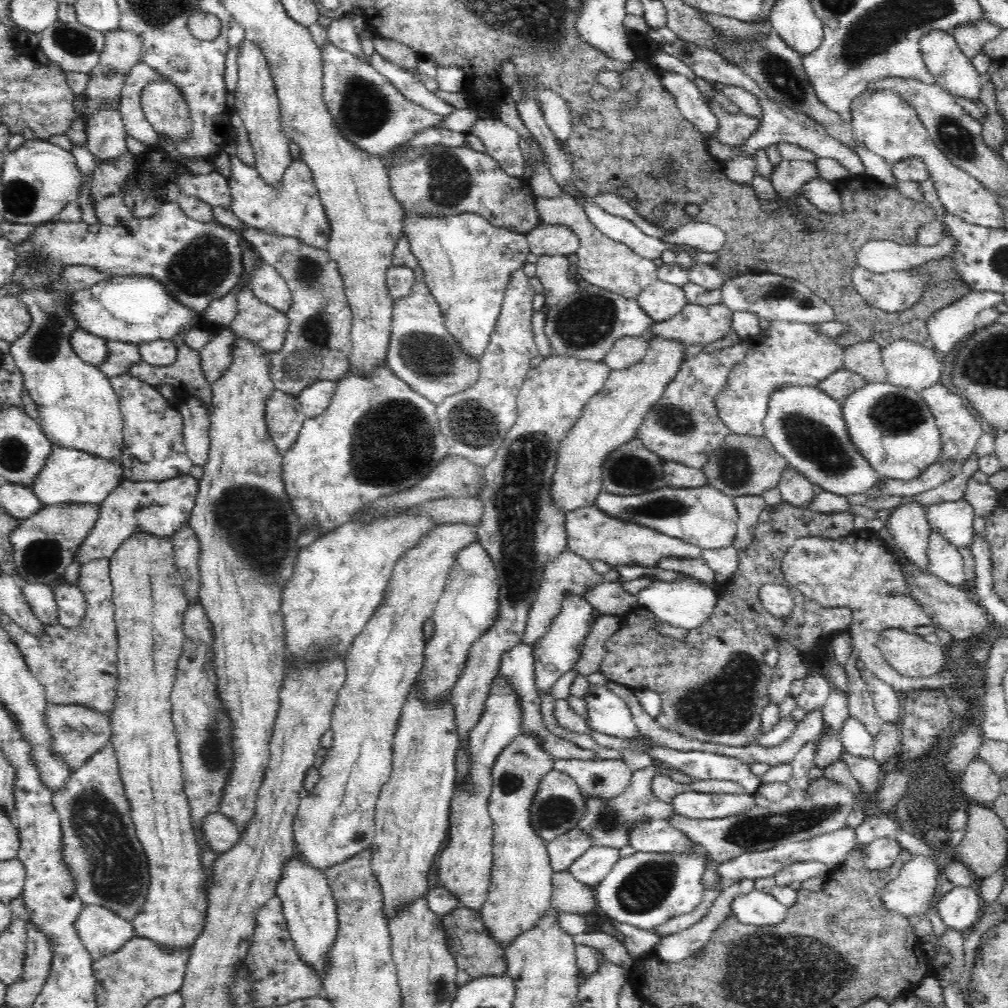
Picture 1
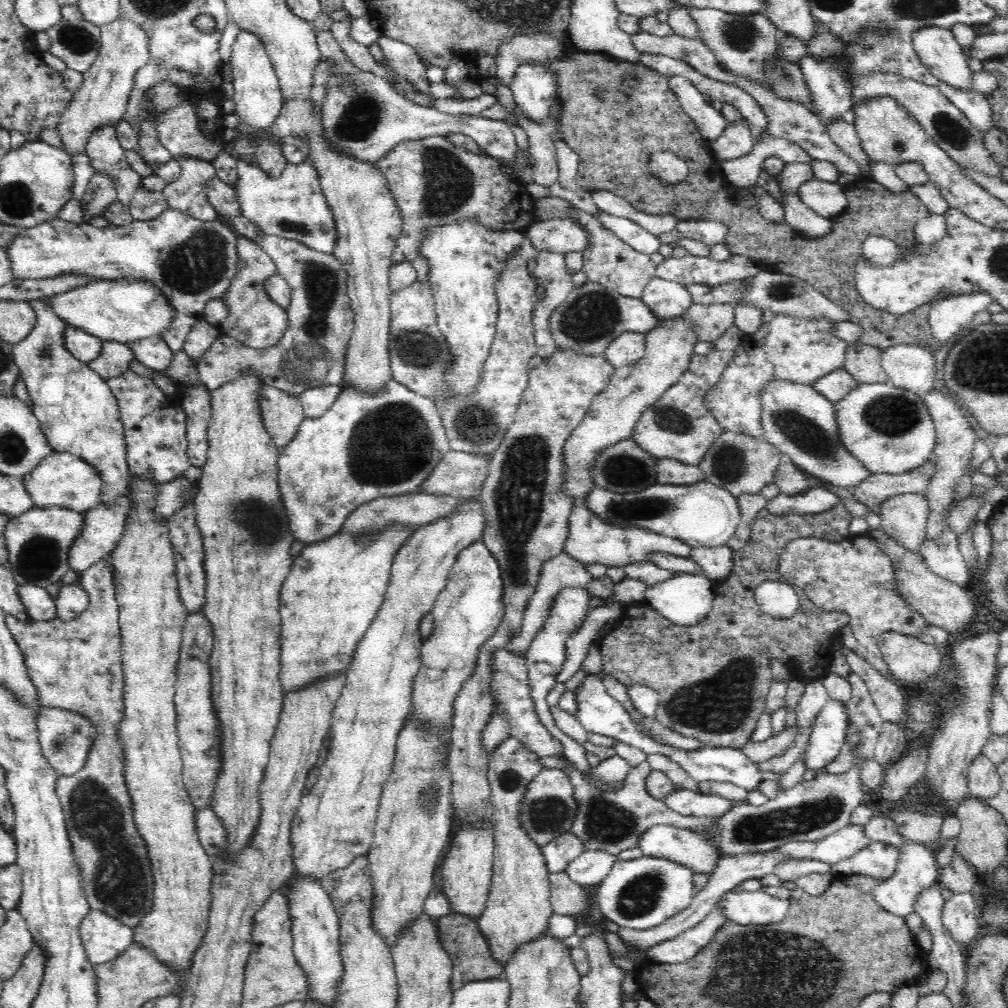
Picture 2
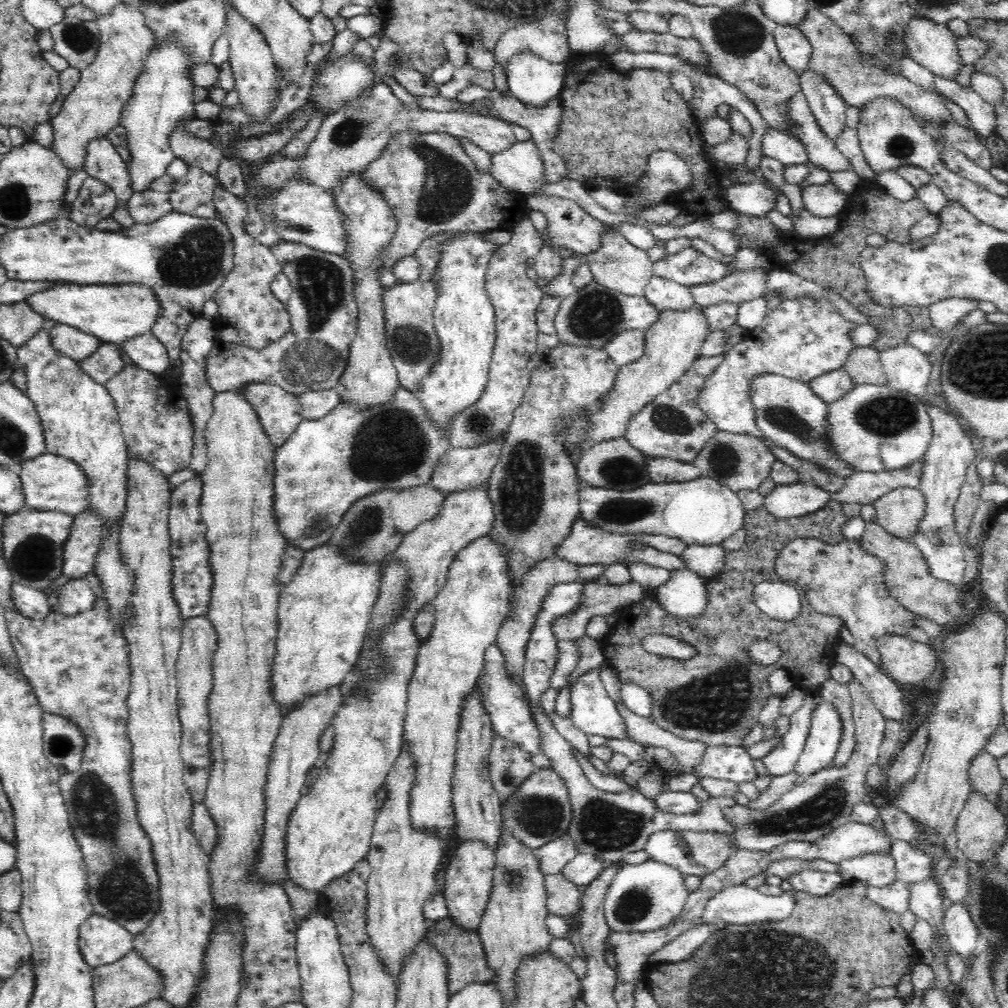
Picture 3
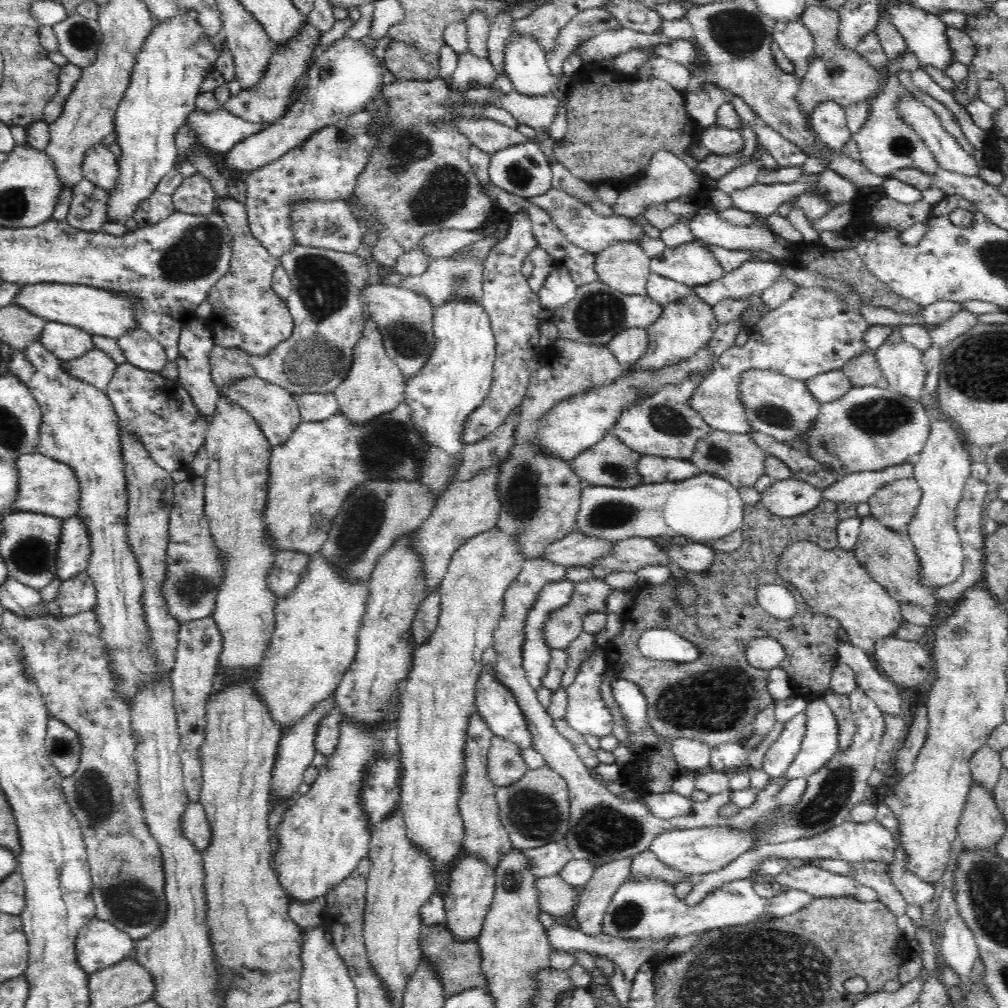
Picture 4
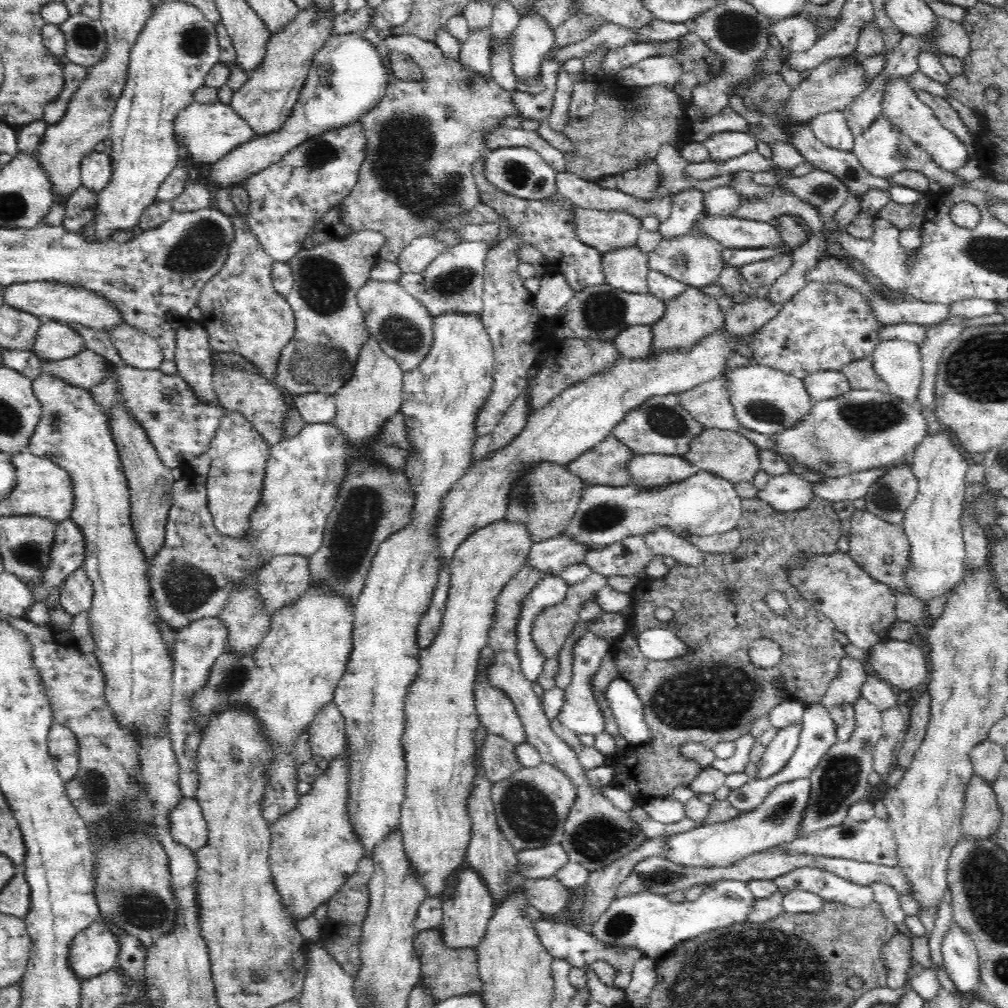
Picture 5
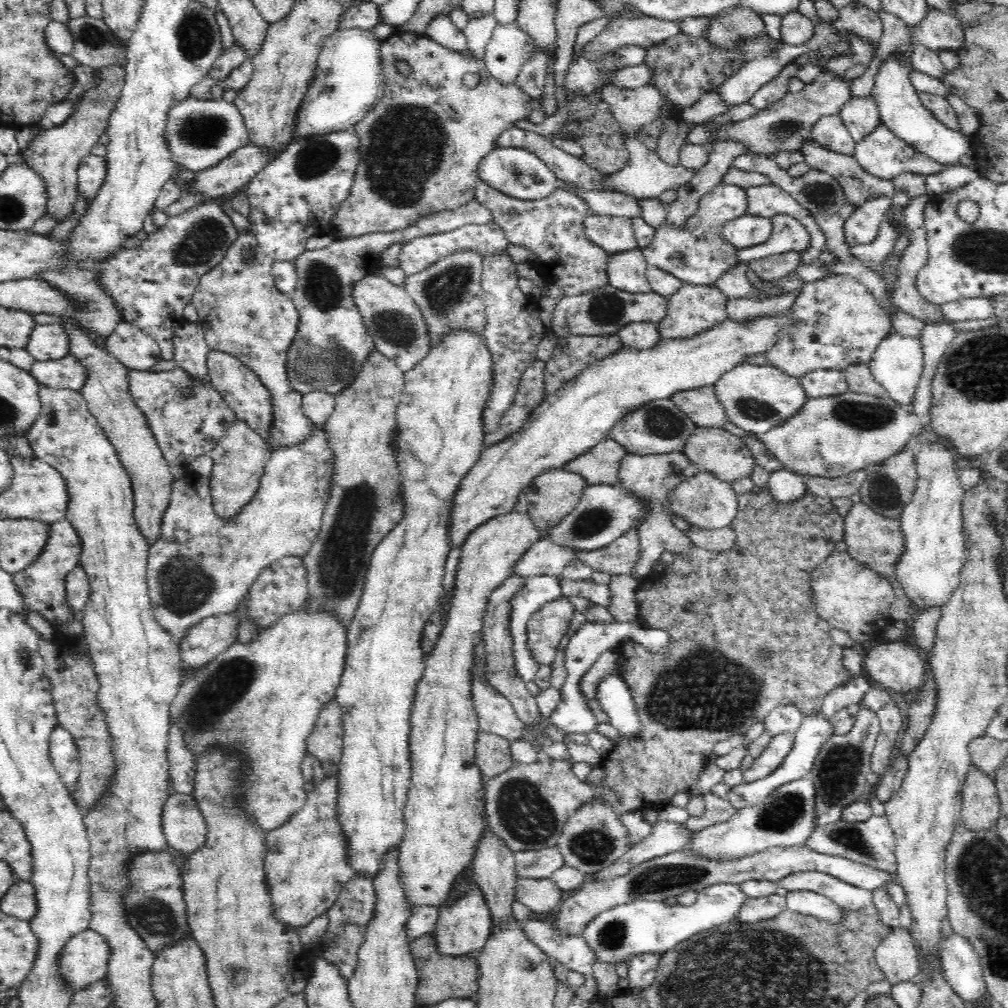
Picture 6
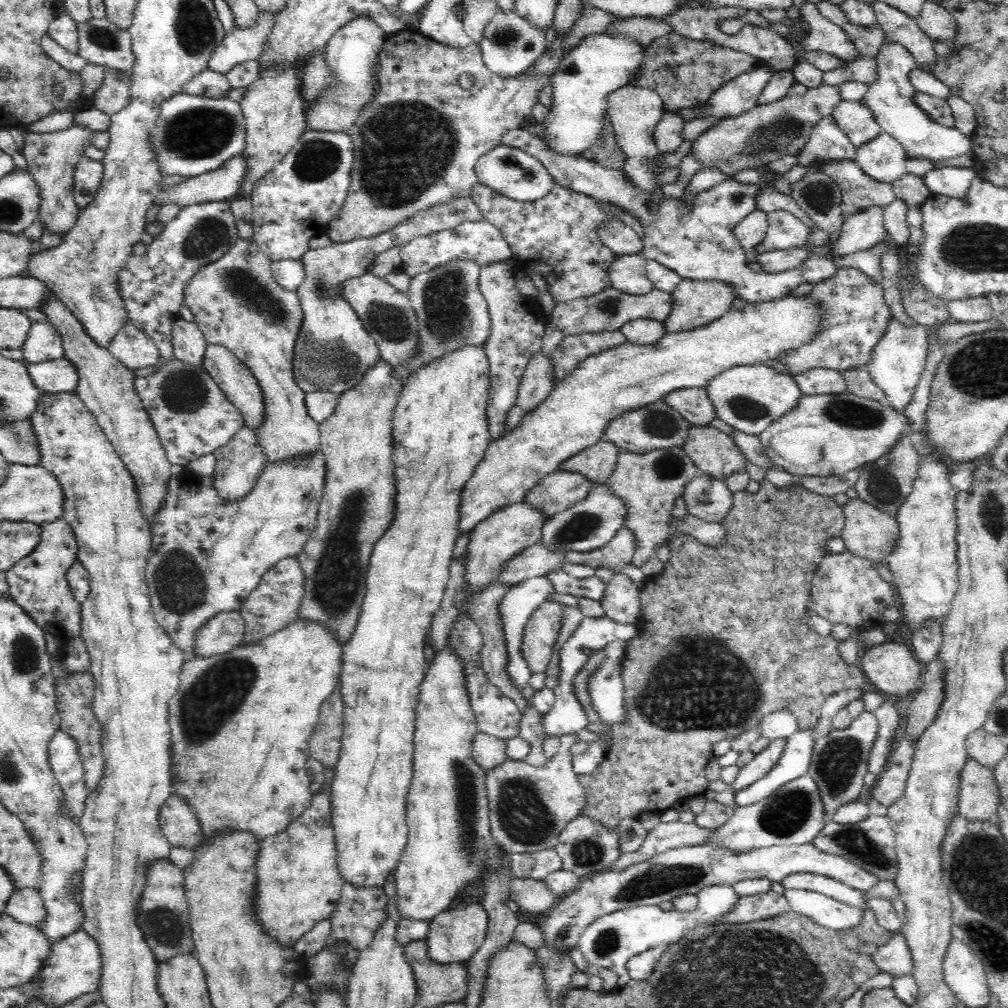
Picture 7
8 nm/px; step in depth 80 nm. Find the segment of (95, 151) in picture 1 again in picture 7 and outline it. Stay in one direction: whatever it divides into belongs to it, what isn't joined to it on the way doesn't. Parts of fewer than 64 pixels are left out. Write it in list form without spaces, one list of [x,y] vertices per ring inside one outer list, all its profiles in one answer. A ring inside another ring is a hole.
[[[83,156],[76,165],[72,187],[75,203],[81,209],[92,204],[102,179],[102,161],[90,160]]]

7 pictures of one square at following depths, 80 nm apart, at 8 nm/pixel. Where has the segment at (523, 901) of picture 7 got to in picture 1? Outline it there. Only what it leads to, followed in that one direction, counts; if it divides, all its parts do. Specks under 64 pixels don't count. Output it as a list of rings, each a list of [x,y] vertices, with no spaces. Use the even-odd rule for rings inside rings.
[[[569,871],[552,874],[551,905],[564,914],[586,914],[596,906],[594,888],[576,881]]]

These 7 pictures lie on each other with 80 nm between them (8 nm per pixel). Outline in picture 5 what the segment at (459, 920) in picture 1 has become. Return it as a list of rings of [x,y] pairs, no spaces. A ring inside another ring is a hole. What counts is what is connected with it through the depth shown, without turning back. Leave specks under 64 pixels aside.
[[[438,928],[416,934],[413,947],[421,964],[419,984],[427,990],[428,997],[431,997],[432,1001],[437,1003],[452,996],[479,994],[481,980],[477,967],[477,952],[474,948],[460,950],[446,948]]]

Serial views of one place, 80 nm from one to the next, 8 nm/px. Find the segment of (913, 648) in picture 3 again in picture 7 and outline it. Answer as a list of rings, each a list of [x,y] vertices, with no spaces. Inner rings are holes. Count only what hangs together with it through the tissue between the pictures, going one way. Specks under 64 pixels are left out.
[[[893,641],[873,646],[861,655],[858,664],[882,695],[906,696],[918,690],[922,681],[922,666],[902,643]]]

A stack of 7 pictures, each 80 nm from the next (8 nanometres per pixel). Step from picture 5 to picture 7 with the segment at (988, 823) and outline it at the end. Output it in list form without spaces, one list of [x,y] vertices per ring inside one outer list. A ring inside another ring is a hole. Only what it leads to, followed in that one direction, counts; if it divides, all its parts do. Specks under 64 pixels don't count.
[[[968,757],[960,772],[958,801],[959,813],[965,818],[995,819],[1000,804],[995,770]]]

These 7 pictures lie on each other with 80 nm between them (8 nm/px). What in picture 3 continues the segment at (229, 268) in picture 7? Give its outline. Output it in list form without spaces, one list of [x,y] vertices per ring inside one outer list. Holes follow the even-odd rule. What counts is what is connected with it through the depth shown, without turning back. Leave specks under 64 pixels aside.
[[[217,188],[214,201],[218,217],[231,232],[234,252],[233,270],[213,295],[220,313],[213,322],[217,340],[262,350],[284,338],[291,330],[291,319],[286,305],[271,290],[272,280],[282,271],[282,266],[271,249],[248,234],[244,220],[248,210],[245,198],[236,198],[224,189]]]

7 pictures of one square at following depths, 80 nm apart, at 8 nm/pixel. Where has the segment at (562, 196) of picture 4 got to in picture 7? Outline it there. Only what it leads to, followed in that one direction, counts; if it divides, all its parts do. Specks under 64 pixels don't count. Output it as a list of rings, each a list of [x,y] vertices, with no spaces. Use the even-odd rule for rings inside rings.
[[[613,221],[599,227],[600,239],[617,256],[643,255],[644,243],[636,230],[623,222]]]

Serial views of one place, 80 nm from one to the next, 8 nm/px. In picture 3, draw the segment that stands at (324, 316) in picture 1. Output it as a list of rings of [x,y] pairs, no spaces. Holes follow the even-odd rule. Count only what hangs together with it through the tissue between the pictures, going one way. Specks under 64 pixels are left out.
[[[286,240],[271,250],[279,259],[282,272],[288,276],[293,289],[290,299],[285,304],[291,319],[291,330],[284,338],[262,350],[254,350],[244,345],[230,345],[228,342],[217,340],[210,351],[206,366],[206,377],[217,394],[236,391],[249,382],[268,382],[280,386],[288,393],[300,396],[308,390],[335,389],[347,369],[350,346],[356,338],[360,319],[360,307],[355,296],[357,273],[352,260],[346,255],[330,254]]]

